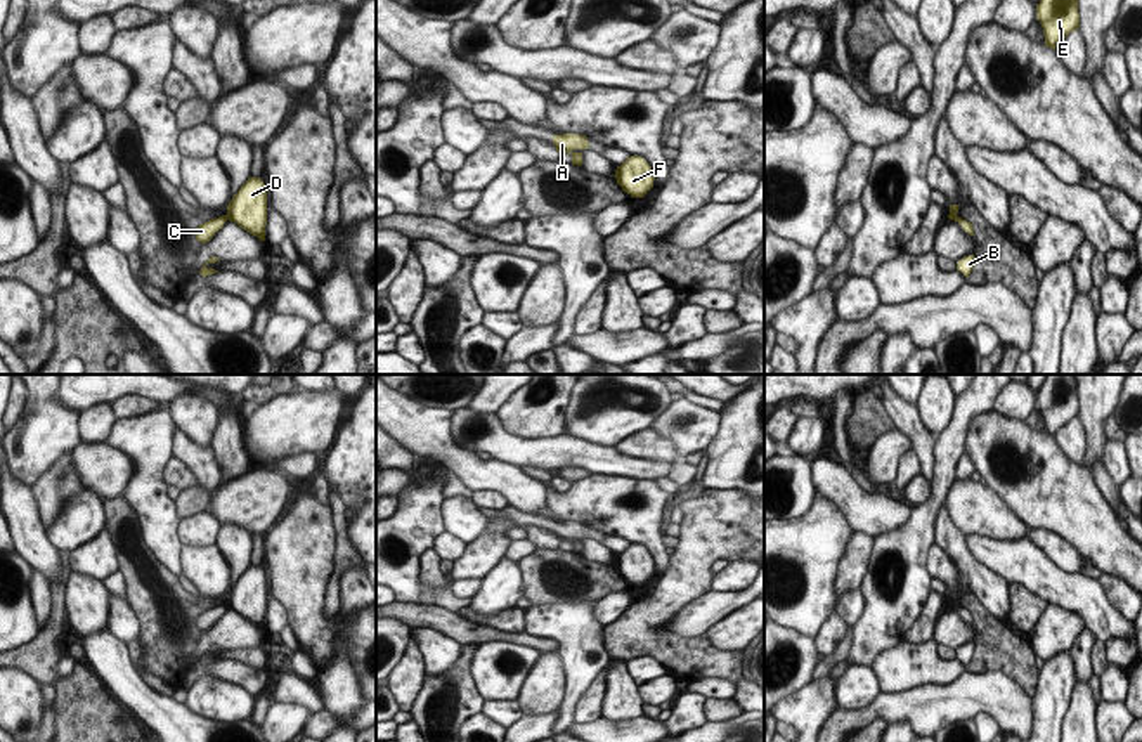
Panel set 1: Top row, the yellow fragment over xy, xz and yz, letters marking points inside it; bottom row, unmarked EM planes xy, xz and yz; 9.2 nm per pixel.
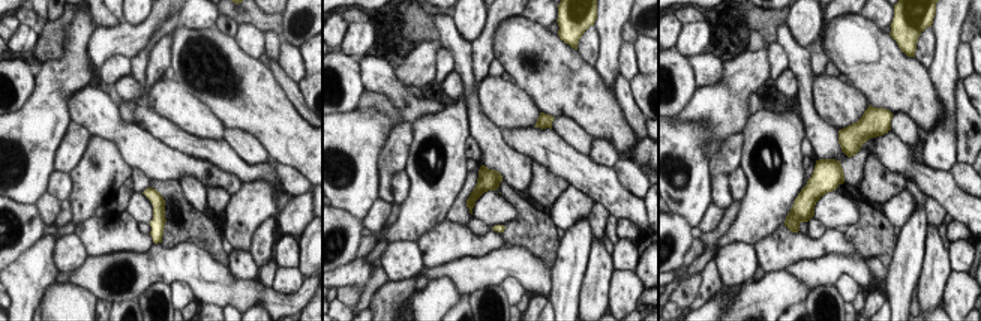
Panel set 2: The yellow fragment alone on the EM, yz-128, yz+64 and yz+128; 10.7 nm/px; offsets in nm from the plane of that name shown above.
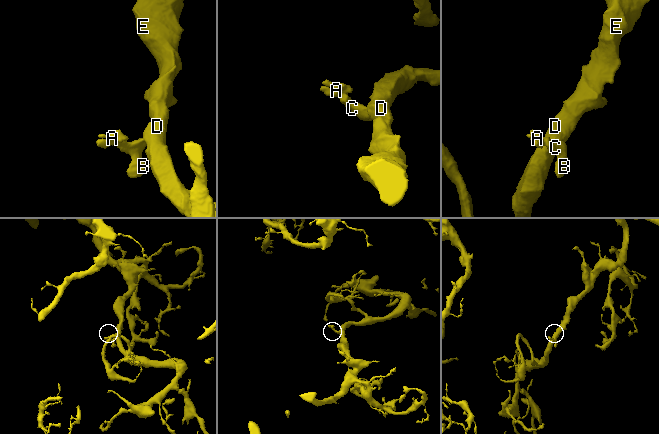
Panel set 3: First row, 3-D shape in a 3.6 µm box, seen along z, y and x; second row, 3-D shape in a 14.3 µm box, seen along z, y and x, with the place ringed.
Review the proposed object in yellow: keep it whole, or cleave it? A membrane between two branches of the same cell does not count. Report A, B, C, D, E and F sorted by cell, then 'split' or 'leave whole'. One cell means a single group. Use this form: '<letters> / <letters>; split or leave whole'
A B C / D E F; split

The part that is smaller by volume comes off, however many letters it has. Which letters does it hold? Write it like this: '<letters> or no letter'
A, B, C

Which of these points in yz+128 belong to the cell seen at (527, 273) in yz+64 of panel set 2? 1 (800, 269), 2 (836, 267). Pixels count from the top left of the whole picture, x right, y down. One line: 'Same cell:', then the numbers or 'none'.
Same cell: 1, 2

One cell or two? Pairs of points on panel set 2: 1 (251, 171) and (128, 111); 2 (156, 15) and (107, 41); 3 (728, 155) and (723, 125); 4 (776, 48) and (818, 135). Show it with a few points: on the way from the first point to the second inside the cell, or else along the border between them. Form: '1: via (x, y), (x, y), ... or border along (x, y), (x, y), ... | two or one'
1: border along (146, 105), (137, 110), (134, 122) | two
2: via (146, 27), (134, 39), (119, 41) | one
3: border along (741, 131), (731, 135), (710, 162) | two
4: border along (777, 41), (789, 66) | two

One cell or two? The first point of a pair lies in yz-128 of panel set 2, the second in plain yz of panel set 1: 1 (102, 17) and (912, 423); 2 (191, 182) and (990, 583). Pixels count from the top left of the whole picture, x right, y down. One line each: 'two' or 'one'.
1: one
2: one

